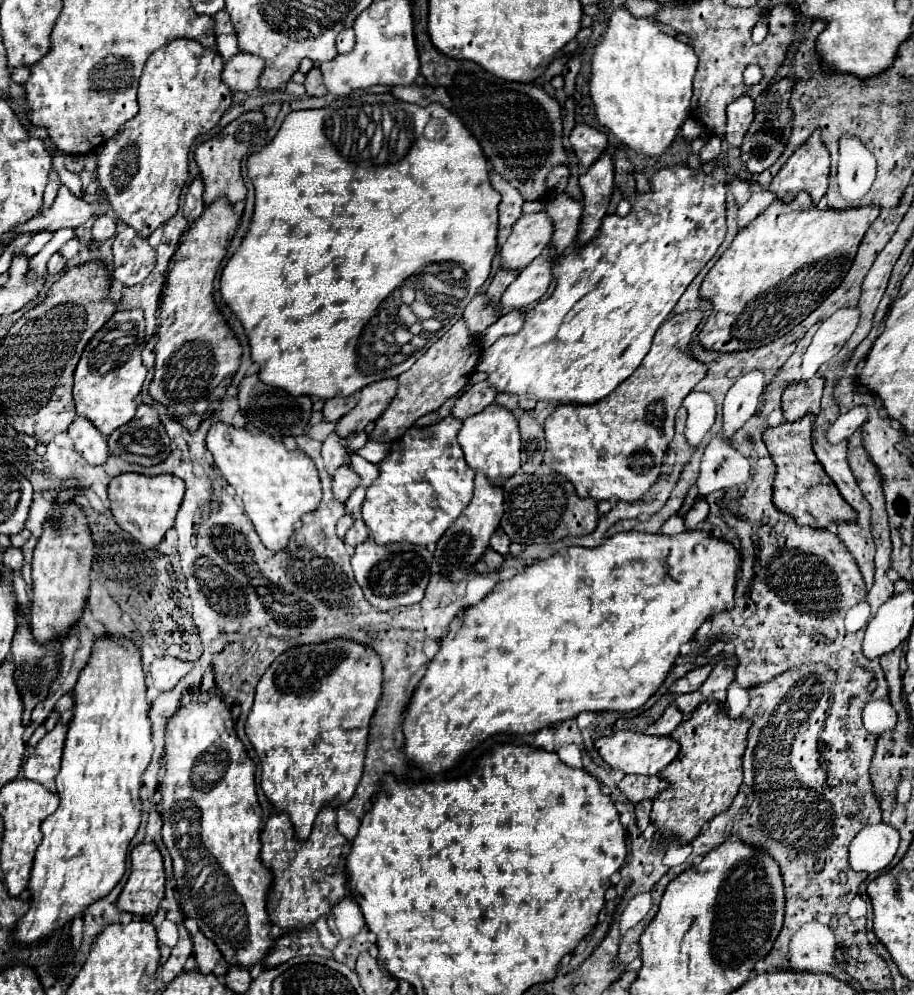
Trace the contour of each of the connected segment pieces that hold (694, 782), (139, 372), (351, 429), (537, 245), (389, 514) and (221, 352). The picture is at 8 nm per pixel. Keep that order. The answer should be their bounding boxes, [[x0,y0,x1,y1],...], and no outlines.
[[651,700,751,844],[73,310,147,436],[337,378,397,438],[501,212,551,270],[361,416,475,546],[149,198,241,418]]

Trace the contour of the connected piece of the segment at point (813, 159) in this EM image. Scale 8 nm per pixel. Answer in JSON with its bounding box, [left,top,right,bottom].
[769,130,829,204]

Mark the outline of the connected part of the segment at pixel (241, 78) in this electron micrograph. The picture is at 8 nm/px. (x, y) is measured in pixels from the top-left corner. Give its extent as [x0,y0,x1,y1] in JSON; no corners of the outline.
[221,52,263,92]

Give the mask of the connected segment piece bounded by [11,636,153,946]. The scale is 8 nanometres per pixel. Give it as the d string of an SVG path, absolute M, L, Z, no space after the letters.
M113 636L95 640L89 664L81 670L73 694L73 720L69 724L65 740L61 772L57 774L57 794L61 802L59 808L41 824L43 842L35 852L27 888L31 894L31 908L13 930L11 940L15 944L29 946L51 938L55 930L61 930L65 924L81 916L89 904L107 896L123 878L127 848L141 822L141 776L149 766L153 754L145 690L147 688L141 654L133 644L117 640Z

